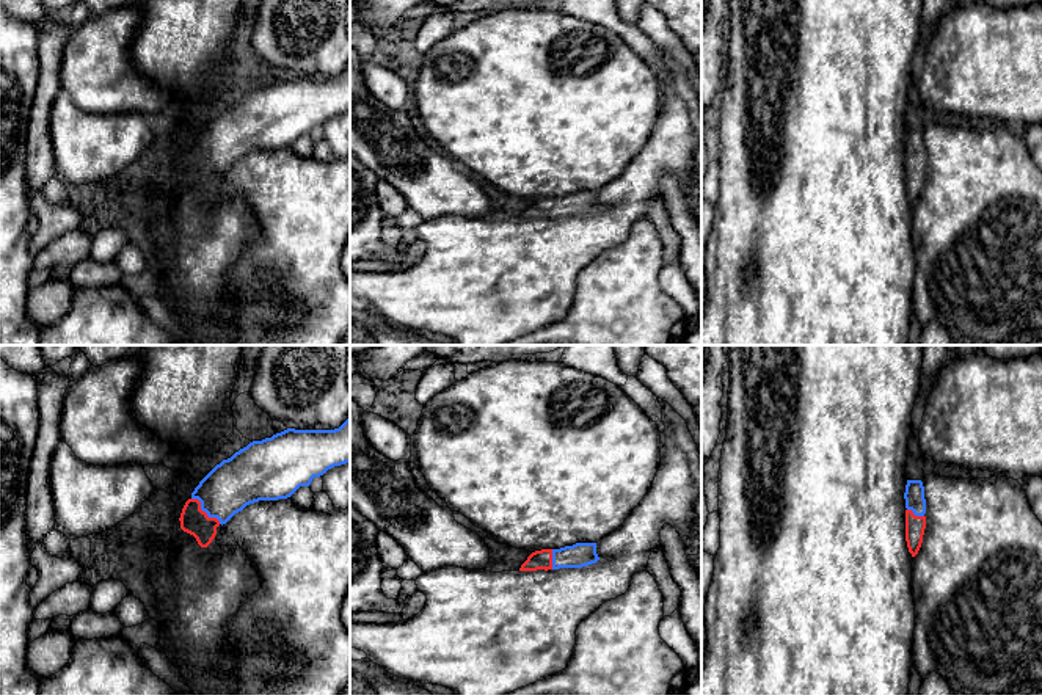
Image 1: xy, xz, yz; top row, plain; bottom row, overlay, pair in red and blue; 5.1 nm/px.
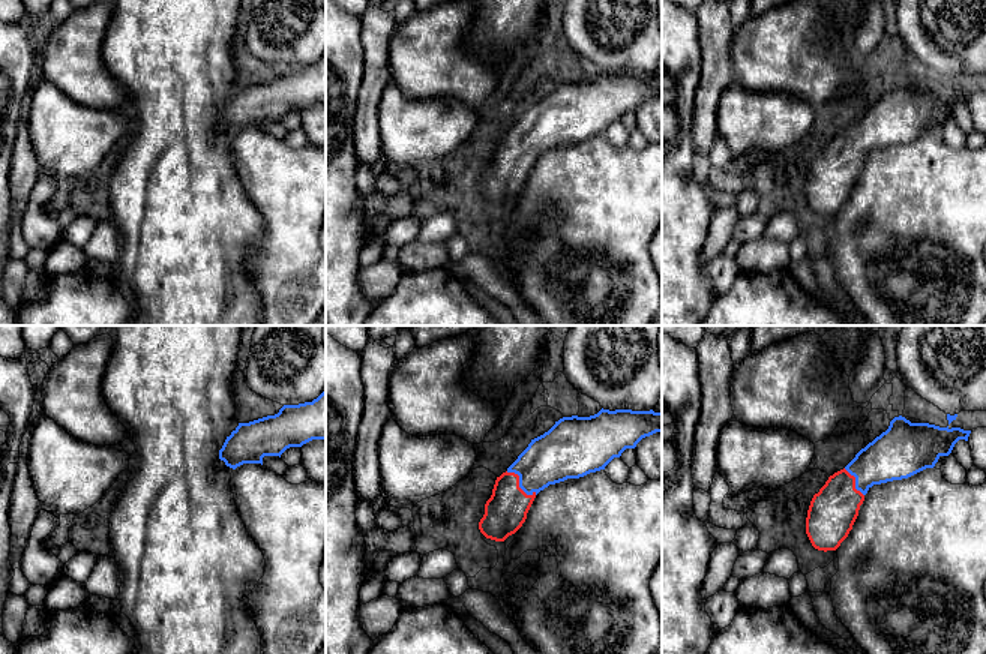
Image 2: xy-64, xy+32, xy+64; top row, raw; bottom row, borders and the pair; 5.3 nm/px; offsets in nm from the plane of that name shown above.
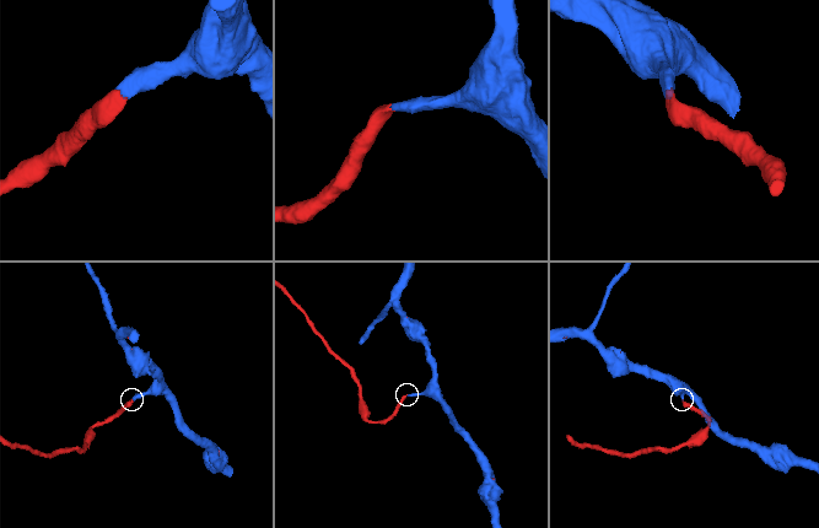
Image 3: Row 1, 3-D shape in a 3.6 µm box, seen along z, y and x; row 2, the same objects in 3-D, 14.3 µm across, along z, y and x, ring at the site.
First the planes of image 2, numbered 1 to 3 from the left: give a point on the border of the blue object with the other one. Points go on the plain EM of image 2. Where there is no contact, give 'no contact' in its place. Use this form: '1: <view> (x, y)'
1: no contact
2: xy+32 (518, 147)
3: xy+64 (854, 146)

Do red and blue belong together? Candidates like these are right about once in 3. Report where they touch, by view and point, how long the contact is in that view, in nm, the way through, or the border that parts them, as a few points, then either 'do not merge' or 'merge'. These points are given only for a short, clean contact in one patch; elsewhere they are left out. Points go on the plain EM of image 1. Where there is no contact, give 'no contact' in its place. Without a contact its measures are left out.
contact xy (204, 160); length 200 nm; merge

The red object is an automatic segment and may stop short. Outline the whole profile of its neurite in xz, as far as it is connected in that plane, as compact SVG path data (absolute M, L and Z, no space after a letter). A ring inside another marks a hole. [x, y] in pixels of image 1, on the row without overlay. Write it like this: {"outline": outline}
{"outline": "M576 191L560 198L541 198L532 201L519 220L582 217L599 209L596 191Z"}

